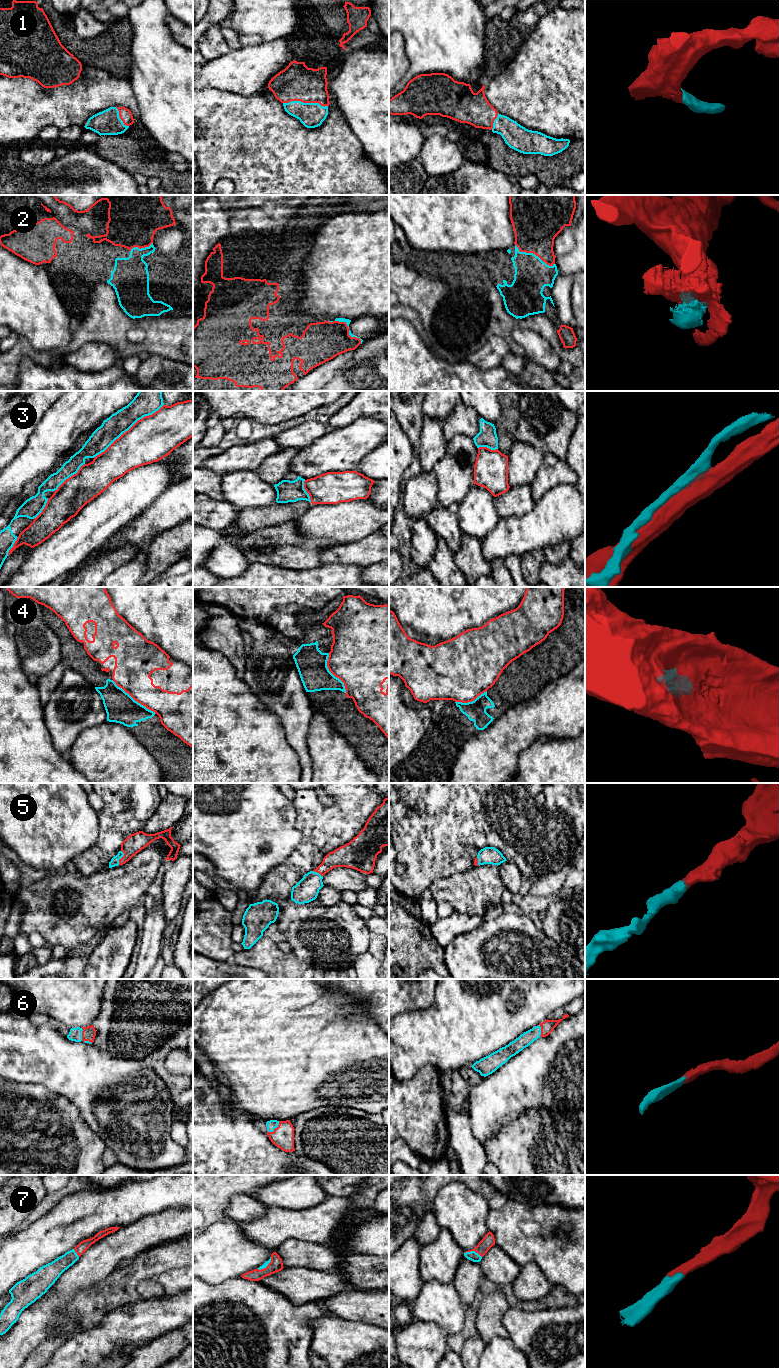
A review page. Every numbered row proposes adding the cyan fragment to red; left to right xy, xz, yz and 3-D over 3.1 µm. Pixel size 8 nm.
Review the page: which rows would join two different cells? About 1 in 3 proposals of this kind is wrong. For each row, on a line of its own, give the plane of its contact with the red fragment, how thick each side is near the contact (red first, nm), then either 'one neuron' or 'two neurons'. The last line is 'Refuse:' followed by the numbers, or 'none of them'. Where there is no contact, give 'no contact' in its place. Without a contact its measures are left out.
1: contact in xz; calibres 300 and 200 nm; one neuron
2: contact in yz; calibres 380 and 280 nm; two neurons
3: contact in xy; calibres 360 and 200 nm; two neurons
4: contact in xy; calibres 300 and 240 nm; two neurons
5: contact in xy; calibres 150 and 70 nm; one neuron
6: contact in xy; calibres 110 and 110 nm; one neuron
7: contact in yz; calibres 100 and 80 nm; one neuron
Refuse: 2, 3, 4

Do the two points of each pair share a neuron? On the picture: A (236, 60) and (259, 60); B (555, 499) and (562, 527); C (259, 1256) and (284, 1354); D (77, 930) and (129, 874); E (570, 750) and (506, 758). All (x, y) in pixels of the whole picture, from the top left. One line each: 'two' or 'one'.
A: one
B: one
C: two
D: one
E: two

